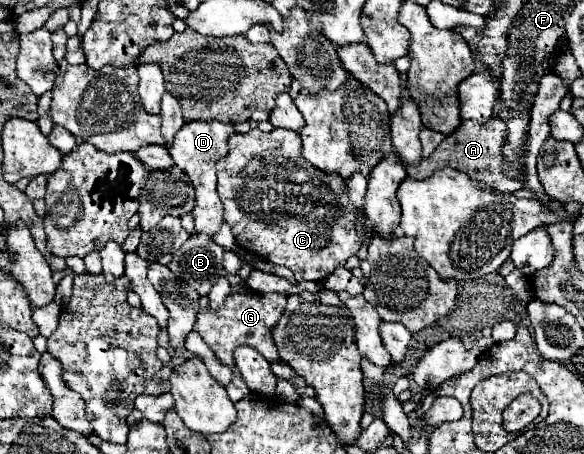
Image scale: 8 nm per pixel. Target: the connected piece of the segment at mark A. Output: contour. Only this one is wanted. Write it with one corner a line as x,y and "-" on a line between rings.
494,114
488,124
478,124
474,120
464,120
452,134
448,134
442,144
428,156
428,158
422,158
422,162
418,166
406,166
406,172
408,176
416,178
416,180
424,180
424,178
430,178
436,170
440,168
456,168
456,170
462,170
466,172
472,180
476,182
482,182
482,184
488,184
494,192
516,192
522,188
522,184
518,180
512,180
508,178
502,168
506,164
504,160
504,154
502,154
502,148
506,144
506,122

